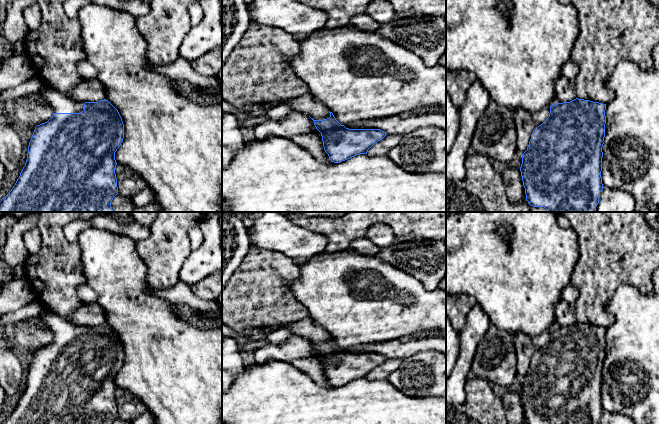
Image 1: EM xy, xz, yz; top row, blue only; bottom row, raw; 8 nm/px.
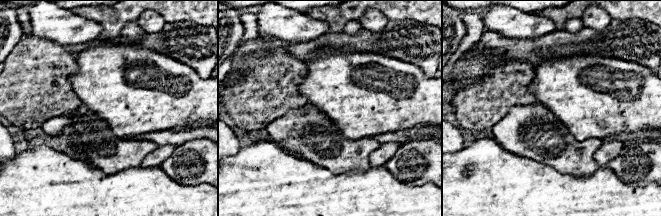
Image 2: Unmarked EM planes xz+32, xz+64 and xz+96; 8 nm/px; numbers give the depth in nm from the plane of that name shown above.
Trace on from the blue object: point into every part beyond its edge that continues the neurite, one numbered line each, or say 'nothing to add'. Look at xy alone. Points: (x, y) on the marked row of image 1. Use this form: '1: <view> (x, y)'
1: xy (60, 104)

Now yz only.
nothing to add

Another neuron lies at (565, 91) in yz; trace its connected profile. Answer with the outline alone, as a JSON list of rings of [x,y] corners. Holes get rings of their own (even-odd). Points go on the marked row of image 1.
[[[561,75],[555,82],[555,97],[553,104],[570,102],[576,99],[576,91],[573,81]]]

